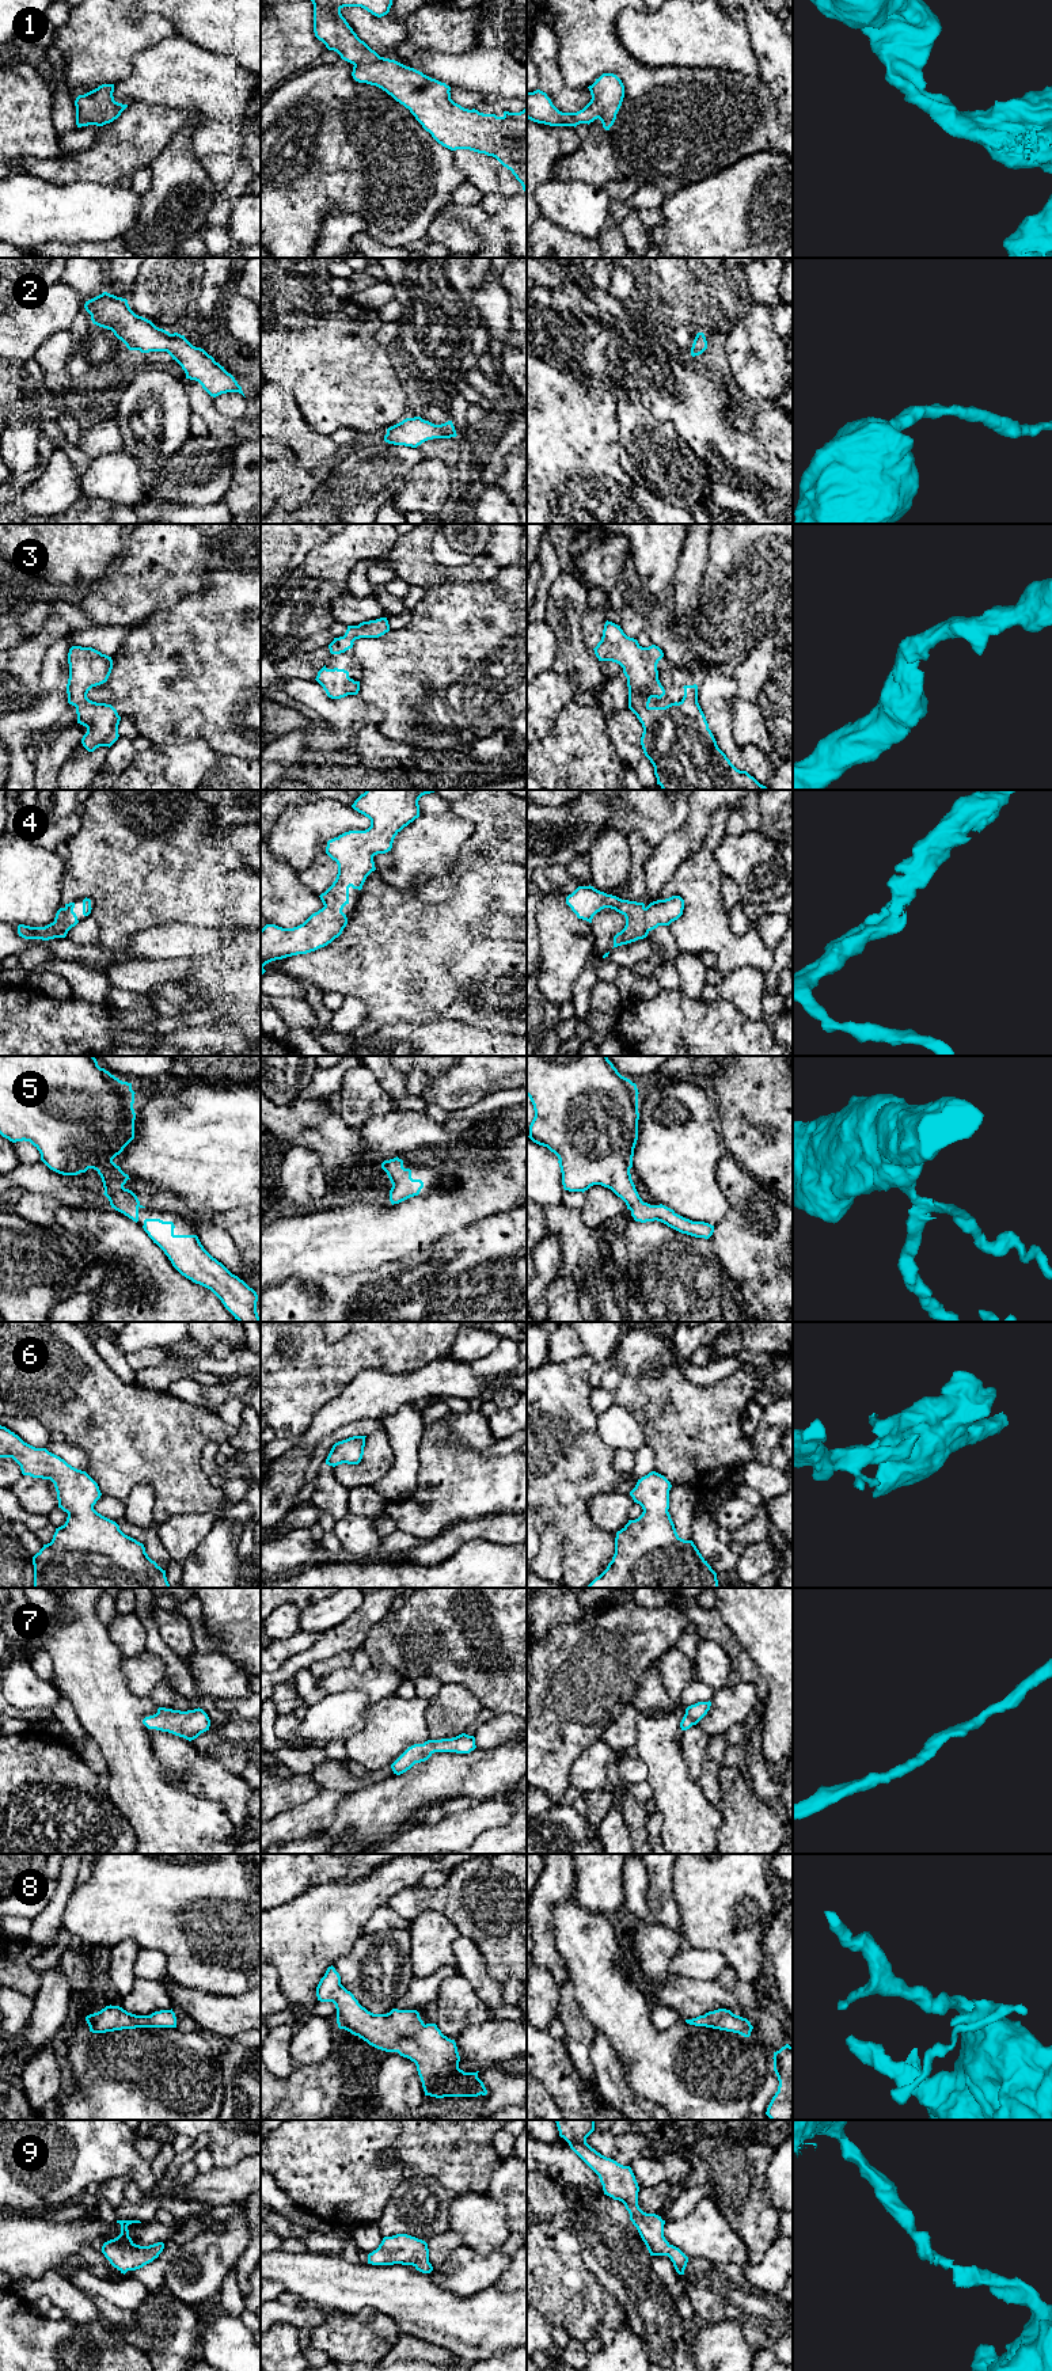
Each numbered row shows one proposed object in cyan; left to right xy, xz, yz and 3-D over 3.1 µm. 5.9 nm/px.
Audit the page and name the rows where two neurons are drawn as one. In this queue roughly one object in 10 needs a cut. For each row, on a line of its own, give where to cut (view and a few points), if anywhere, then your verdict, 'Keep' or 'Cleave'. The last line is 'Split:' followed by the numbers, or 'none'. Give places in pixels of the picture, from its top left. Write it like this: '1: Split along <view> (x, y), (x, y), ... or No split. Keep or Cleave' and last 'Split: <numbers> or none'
1: No split. Keep
2: No split. Keep
3: No split. Keep
4: No split. Keep
5: No split. Keep
6: No split. Keep
7: No split. Keep
8: No split. Keep
9: No split. Keep
Split: none

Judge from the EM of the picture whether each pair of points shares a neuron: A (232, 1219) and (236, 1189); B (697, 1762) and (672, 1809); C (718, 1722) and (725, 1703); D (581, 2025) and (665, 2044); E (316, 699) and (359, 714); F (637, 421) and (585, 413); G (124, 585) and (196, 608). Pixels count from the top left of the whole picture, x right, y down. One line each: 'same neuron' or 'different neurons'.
A: different neurons
B: different neurons
C: same neuron
D: different neurons
E: same neuron
F: different neurons
G: different neurons

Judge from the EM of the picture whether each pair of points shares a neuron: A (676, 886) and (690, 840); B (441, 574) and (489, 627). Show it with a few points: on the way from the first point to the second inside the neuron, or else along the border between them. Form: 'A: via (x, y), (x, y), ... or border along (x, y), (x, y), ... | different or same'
A: border along (706, 836), (706, 843), (690, 855), (664, 884) | different
B: border along (481, 581), (443, 582), (426, 591) | different

